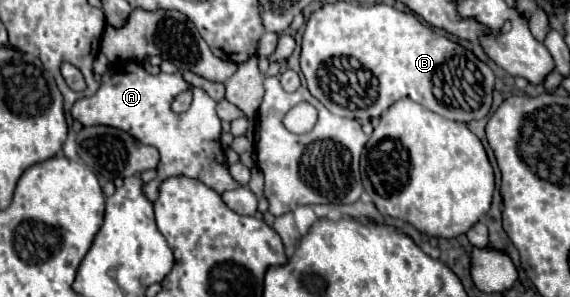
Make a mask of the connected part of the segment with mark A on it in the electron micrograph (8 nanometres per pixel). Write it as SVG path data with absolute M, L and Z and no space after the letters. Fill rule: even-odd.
M112 64L100 80L100 88L94 96L78 100L72 108L72 118L82 126L106 124L112 128L120 128L140 140L142 144L150 144L160 152L160 164L156 168L156 178L144 184L144 196L154 202L158 196L158 186L162 180L170 176L190 176L202 180L206 186L214 188L218 194L226 190L240 188L242 184L230 176L224 150L220 146L218 134L222 134L220 118L216 116L216 102L202 90L190 86L180 72L176 74L148 74L142 64ZM192 88L192 104L188 112L174 114L170 102L178 96L178 90Z

